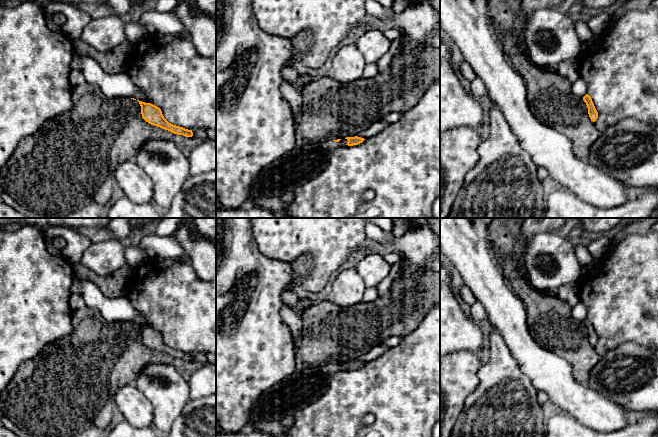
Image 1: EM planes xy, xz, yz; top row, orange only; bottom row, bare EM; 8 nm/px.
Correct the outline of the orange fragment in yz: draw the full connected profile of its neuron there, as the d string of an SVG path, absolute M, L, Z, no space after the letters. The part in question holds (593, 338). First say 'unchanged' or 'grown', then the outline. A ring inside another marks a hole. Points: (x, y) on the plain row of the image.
unchanged | M586 318L583 321L583 324L587 329L588 338L589 338L589 341L590 341L591 345L595 346L596 343L598 342L598 336L597 336L597 334L596 334L596 332L594 330L594 327L593 327L591 321L588 318Z

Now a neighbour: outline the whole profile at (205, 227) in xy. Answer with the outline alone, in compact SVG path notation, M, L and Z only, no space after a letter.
M193 218L192 225L197 235L216 241L216 218Z

